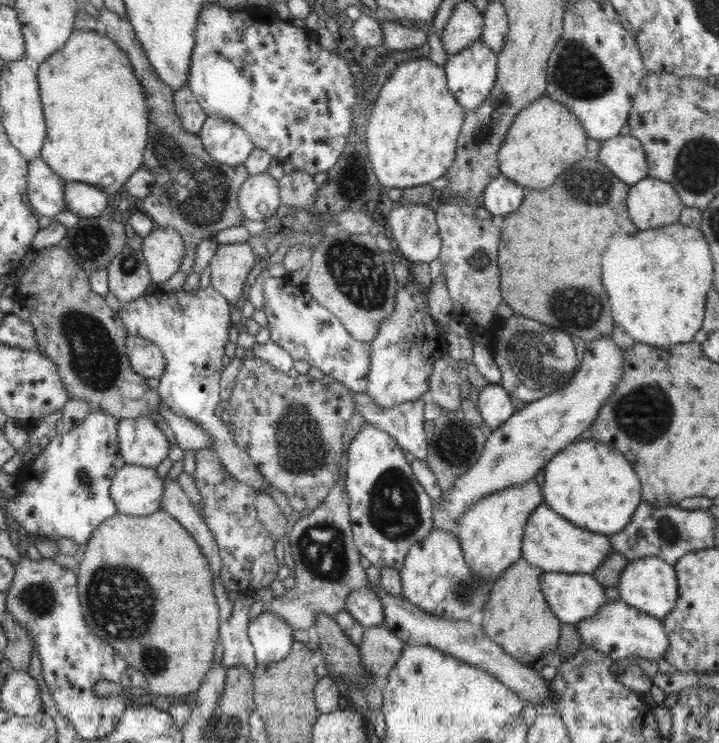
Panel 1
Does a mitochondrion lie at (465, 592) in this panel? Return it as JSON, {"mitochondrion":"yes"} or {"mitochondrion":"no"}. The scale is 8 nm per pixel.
{"mitochondrion":"yes"}

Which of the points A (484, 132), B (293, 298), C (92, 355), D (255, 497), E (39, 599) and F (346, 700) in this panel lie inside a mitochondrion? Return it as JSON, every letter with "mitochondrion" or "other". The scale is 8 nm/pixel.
{"A":"mitochondrion","B":"other","C":"mitochondrion","D":"other","E":"mitochondrion","F":"other"}

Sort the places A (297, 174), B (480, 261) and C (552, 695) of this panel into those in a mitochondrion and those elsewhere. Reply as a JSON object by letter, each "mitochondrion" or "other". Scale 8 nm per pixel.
{"A":"other","B":"mitochondrion","C":"other"}

